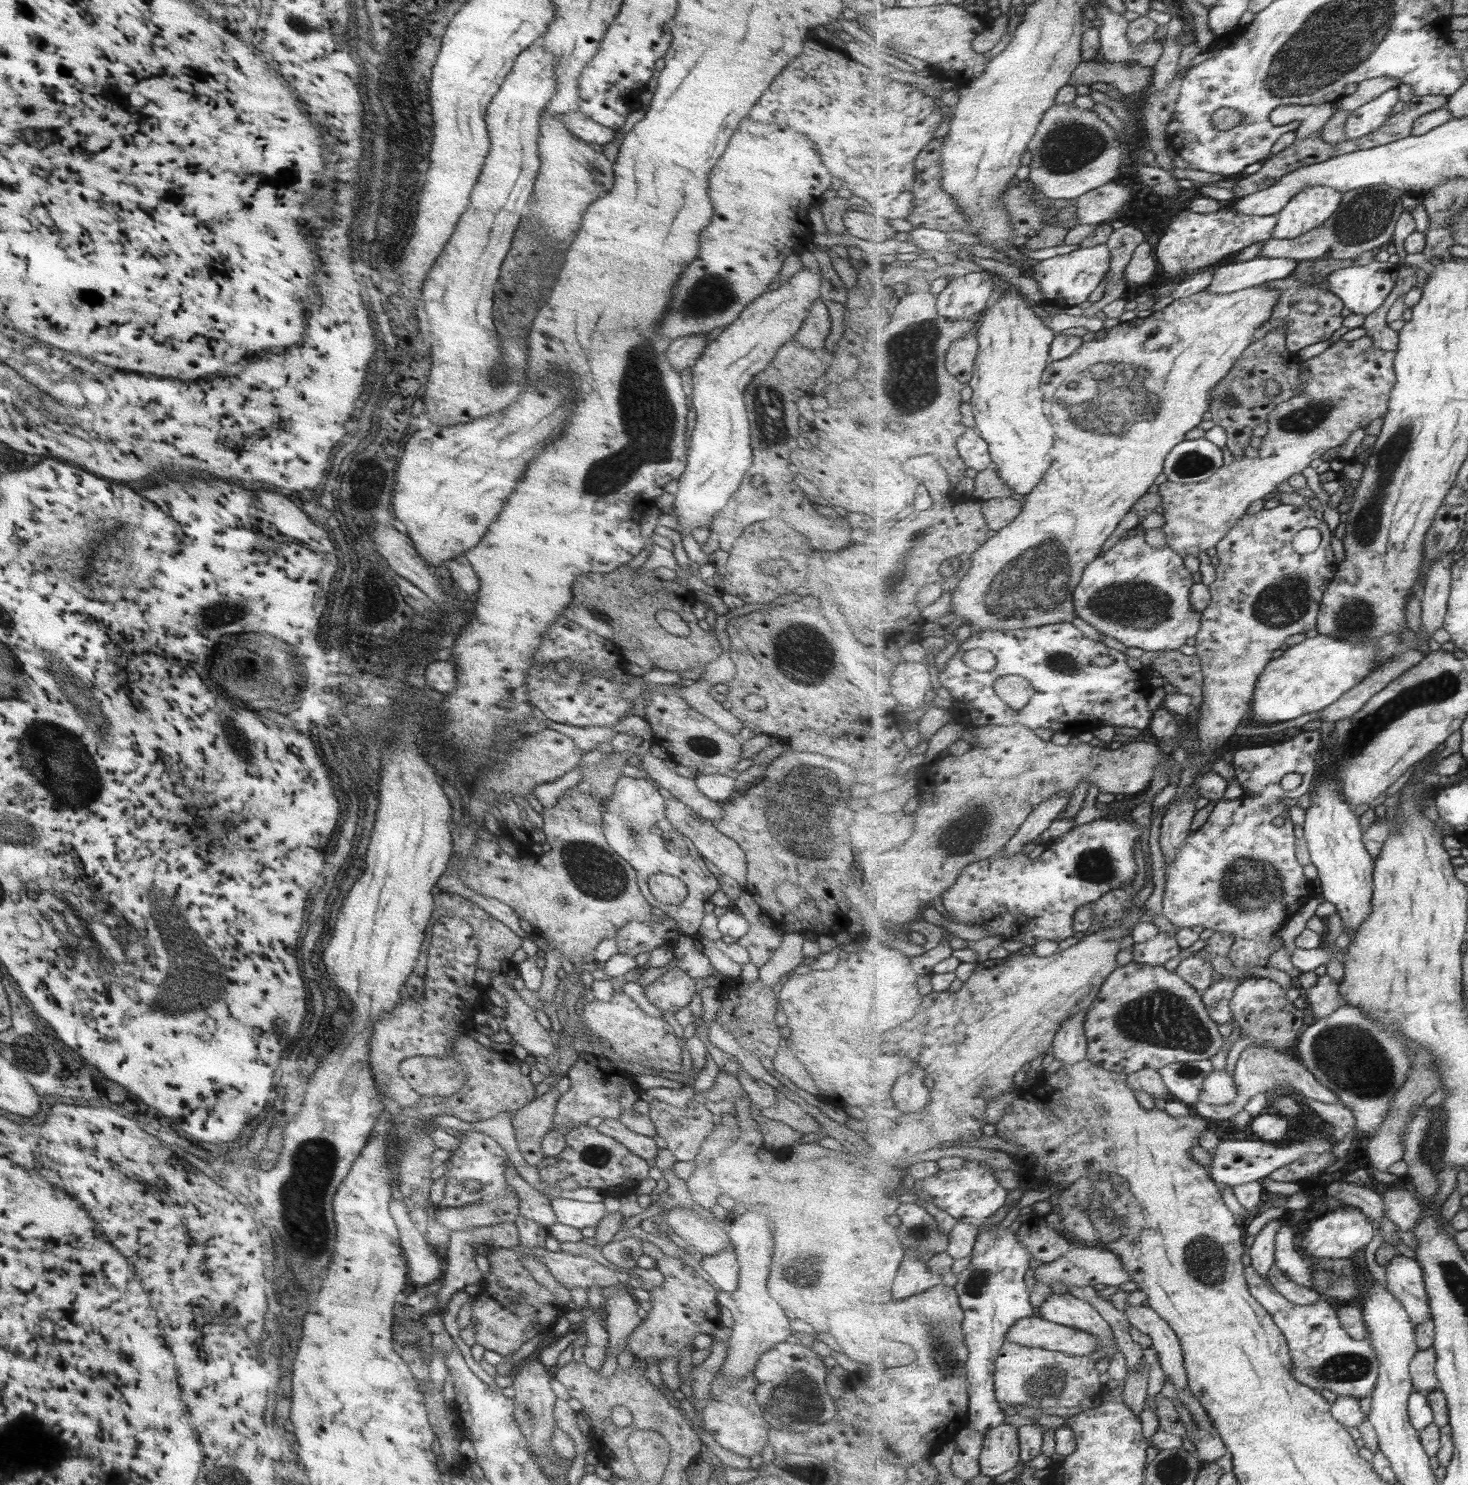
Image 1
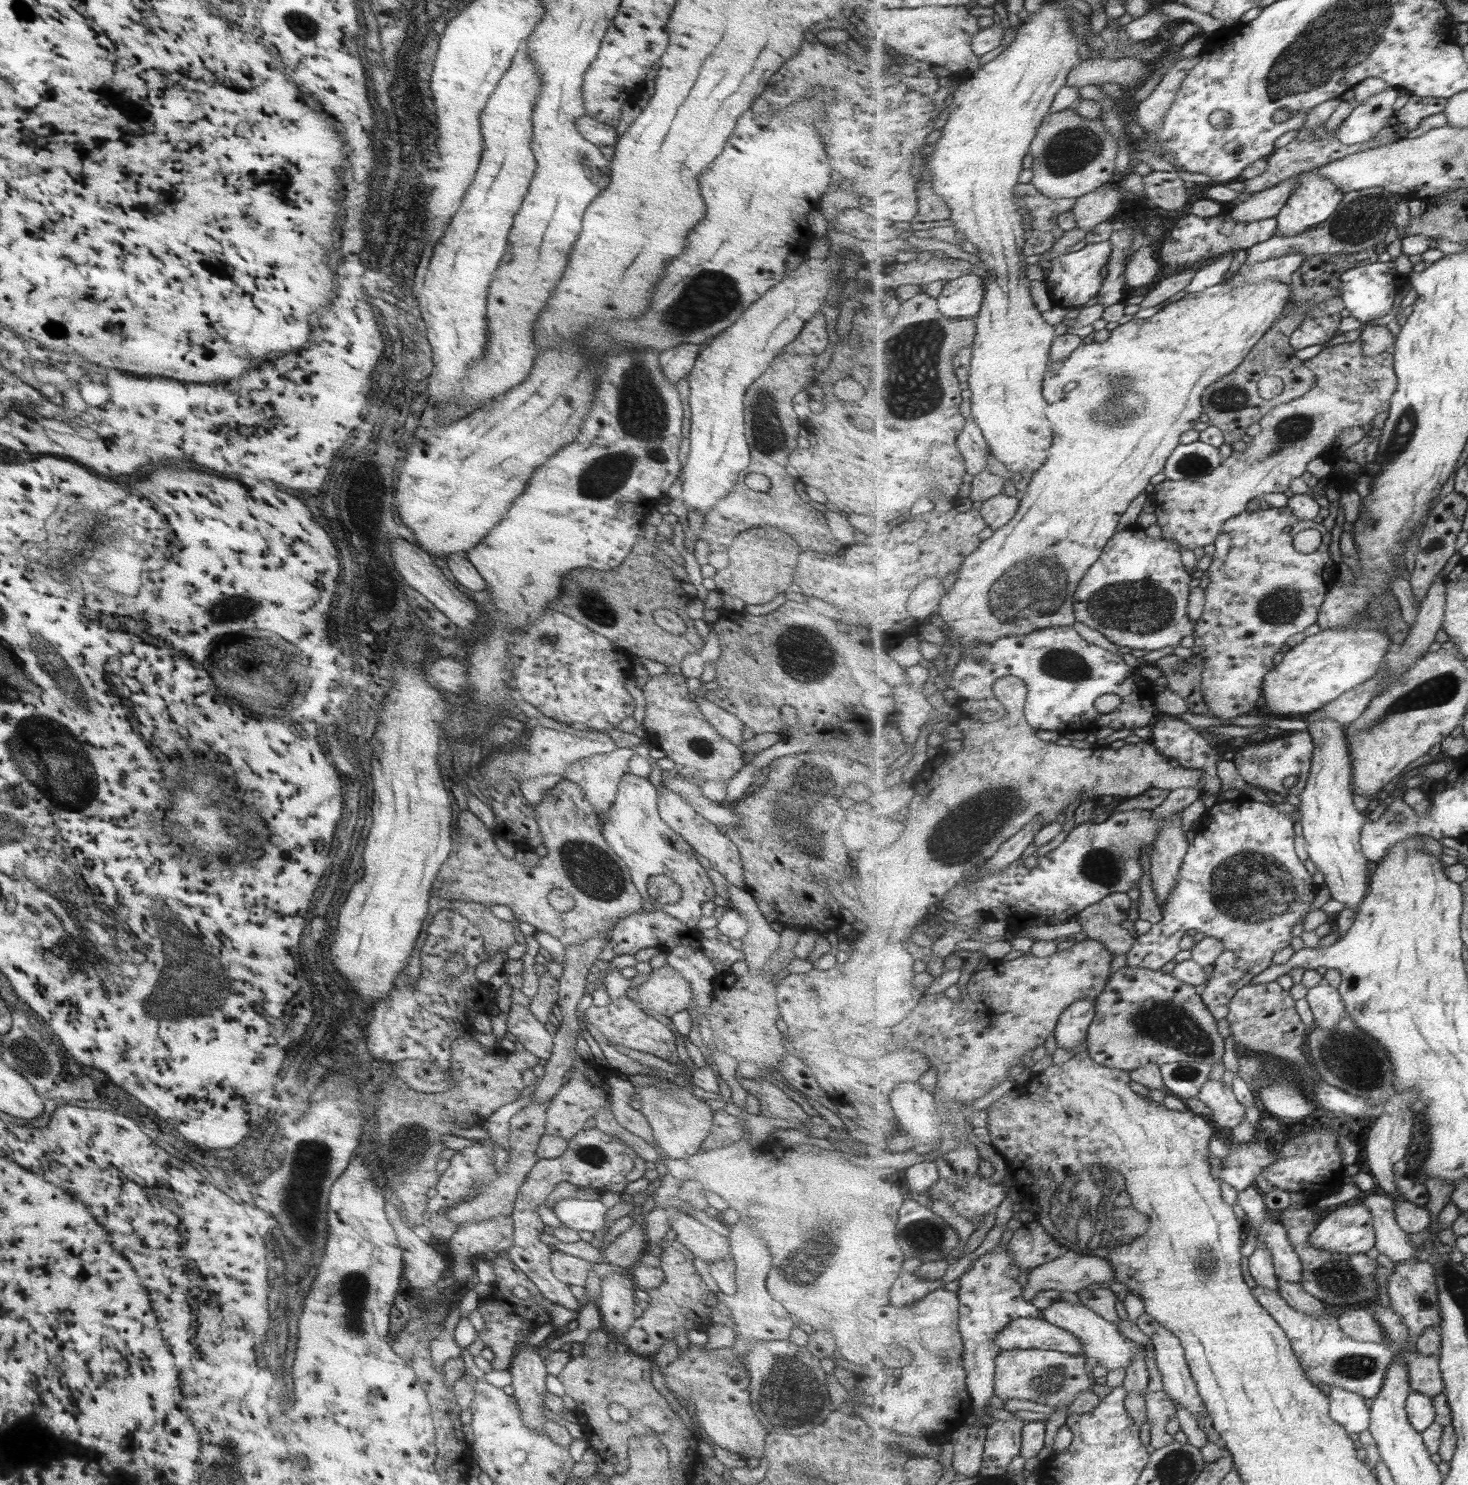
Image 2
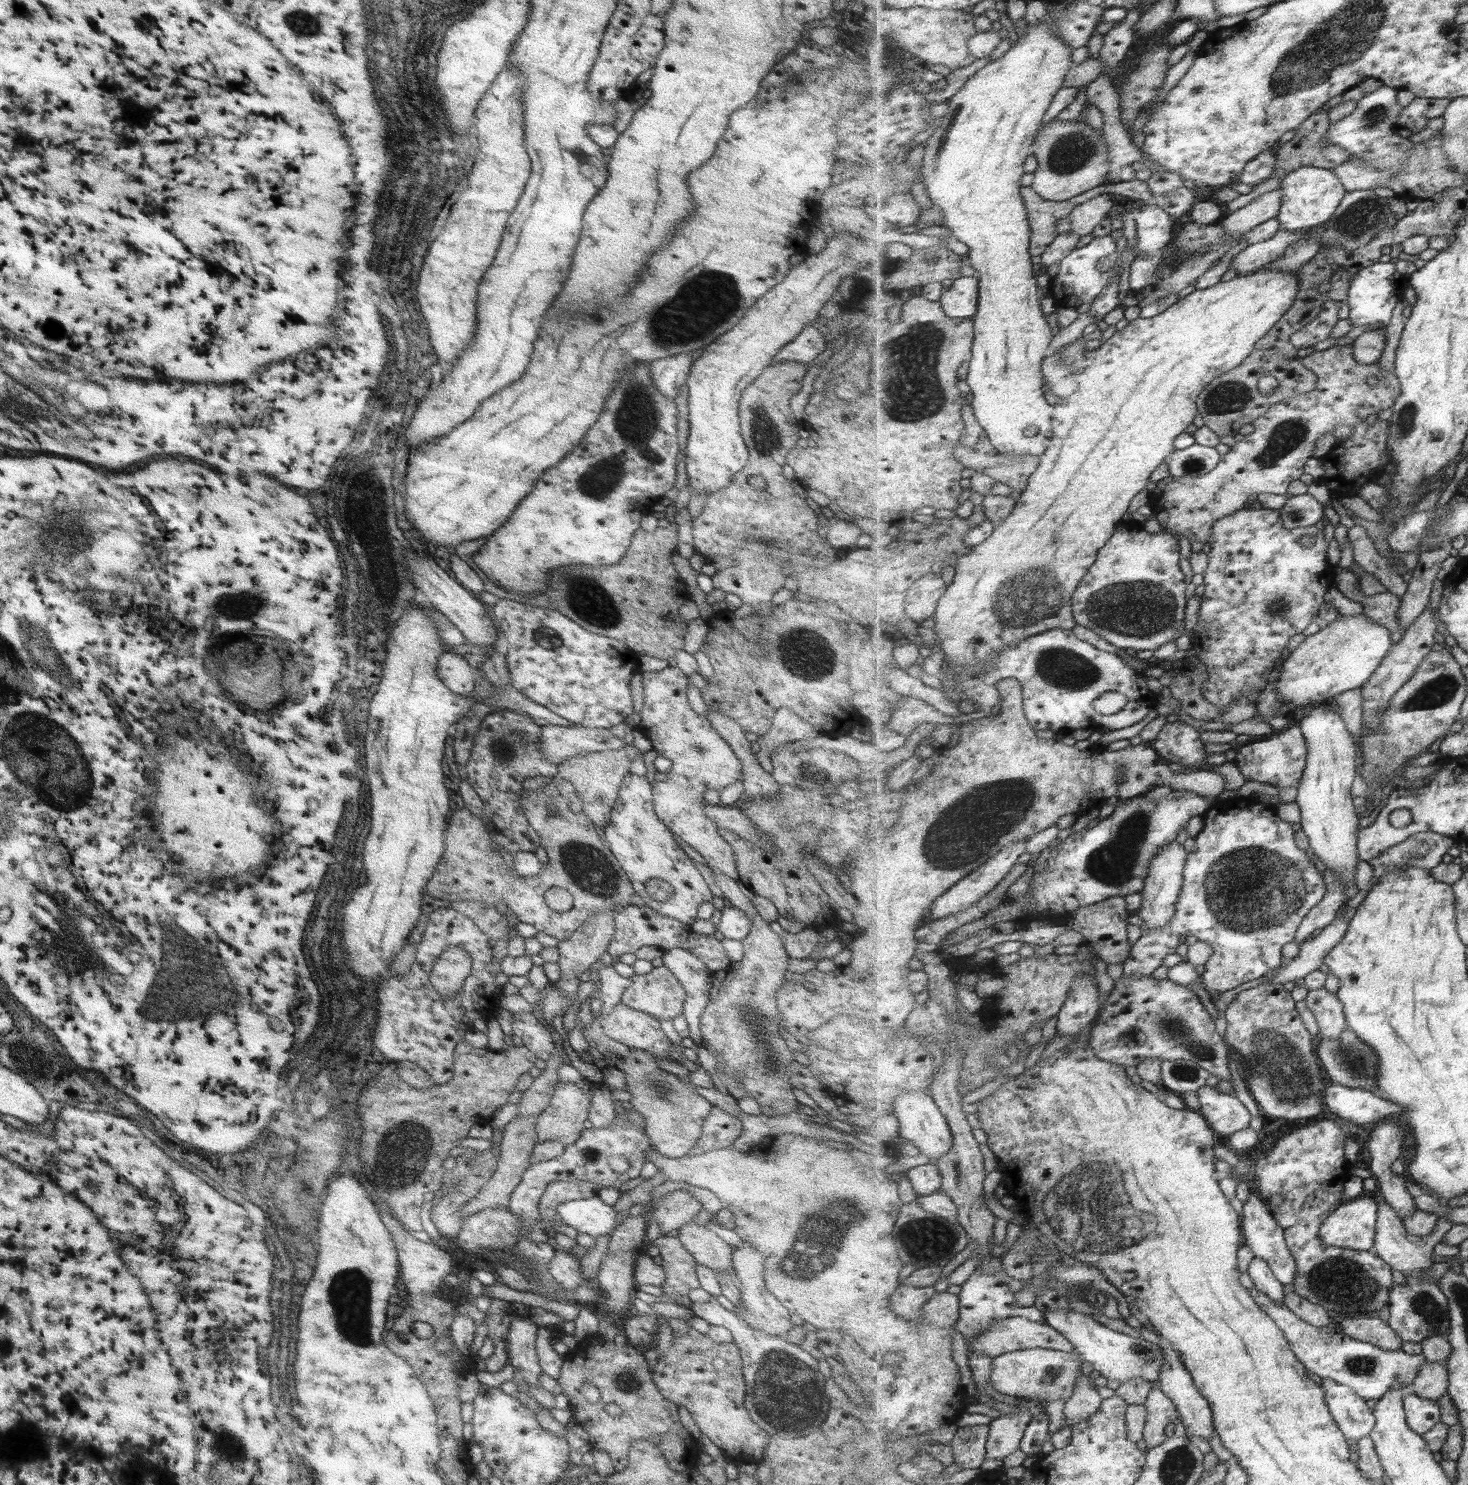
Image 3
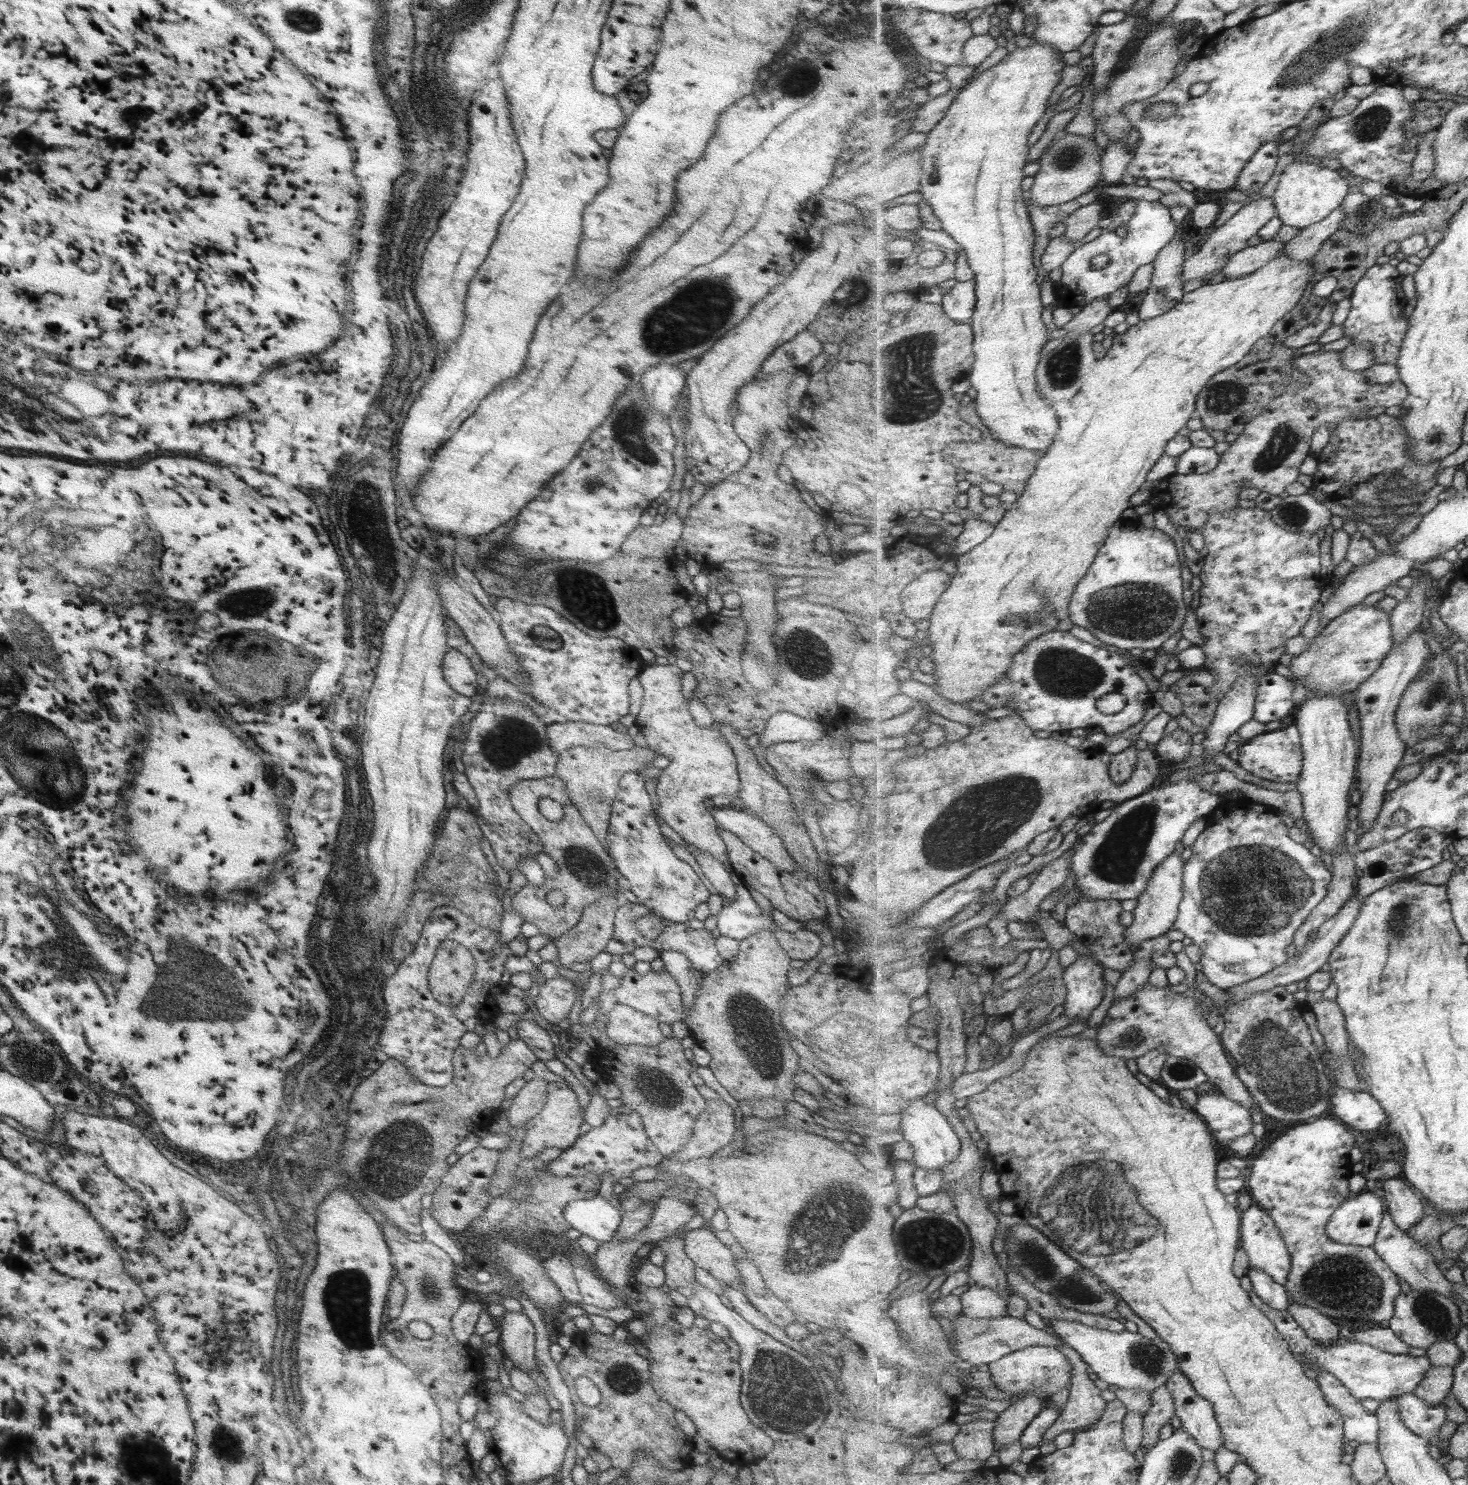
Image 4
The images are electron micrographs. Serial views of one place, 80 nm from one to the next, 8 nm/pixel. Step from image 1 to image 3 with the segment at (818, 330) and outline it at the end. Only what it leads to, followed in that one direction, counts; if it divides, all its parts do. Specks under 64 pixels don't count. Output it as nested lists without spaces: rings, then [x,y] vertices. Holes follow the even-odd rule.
[[[811,324],[802,327],[801,332],[788,345],[783,346],[777,355],[773,356],[772,362],[795,362],[808,363],[826,348],[826,341],[822,334]]]

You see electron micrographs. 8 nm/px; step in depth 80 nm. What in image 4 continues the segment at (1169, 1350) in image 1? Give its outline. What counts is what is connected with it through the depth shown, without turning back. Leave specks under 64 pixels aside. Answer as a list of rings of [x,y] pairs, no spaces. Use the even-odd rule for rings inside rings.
[[[1179,1368],[1167,1379],[1164,1385],[1173,1395],[1175,1414],[1181,1420],[1184,1429],[1191,1433],[1193,1438],[1196,1438],[1196,1441],[1204,1448],[1210,1449],[1213,1452],[1219,1446],[1225,1448],[1221,1425],[1218,1423],[1213,1403],[1196,1391],[1190,1378]]]

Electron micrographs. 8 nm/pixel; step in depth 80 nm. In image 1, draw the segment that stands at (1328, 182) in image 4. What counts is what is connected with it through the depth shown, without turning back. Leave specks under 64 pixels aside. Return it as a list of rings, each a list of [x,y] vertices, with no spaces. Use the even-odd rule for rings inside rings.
[[[1308,186],[1278,214],[1278,223],[1272,236],[1294,239],[1316,230],[1335,215],[1343,200],[1344,194],[1335,188]]]

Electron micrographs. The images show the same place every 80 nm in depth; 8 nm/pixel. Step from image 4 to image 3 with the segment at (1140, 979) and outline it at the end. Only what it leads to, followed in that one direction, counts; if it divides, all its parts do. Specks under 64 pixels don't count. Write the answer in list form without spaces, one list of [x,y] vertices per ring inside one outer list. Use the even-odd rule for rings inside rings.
[[[1221,808],[1219,814],[1212,813],[1206,819],[1204,829],[1195,837],[1195,851],[1188,853],[1175,916],[1169,924],[1142,933],[1122,966],[1125,975],[1137,973],[1151,976],[1165,964],[1167,956],[1177,954],[1177,946],[1182,943],[1181,936],[1193,935],[1199,941],[1212,944],[1215,949],[1202,979],[1212,1001],[1217,994],[1229,992],[1243,982],[1261,978],[1269,970],[1279,968],[1286,960],[1283,946],[1296,940],[1303,919],[1324,899],[1328,889],[1325,887],[1325,878],[1309,861],[1305,850],[1297,848],[1293,824],[1281,820],[1273,810]]]

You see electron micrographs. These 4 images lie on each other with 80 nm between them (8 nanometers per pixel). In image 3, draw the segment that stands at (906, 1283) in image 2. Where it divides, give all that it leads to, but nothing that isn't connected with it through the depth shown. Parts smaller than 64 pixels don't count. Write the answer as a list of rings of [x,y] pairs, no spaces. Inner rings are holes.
[[[899,1282],[895,1292],[890,1296],[890,1305],[895,1314],[903,1316],[906,1320],[920,1319],[922,1315],[923,1306],[933,1298],[937,1292],[935,1285],[928,1287],[907,1286],[907,1284]]]

